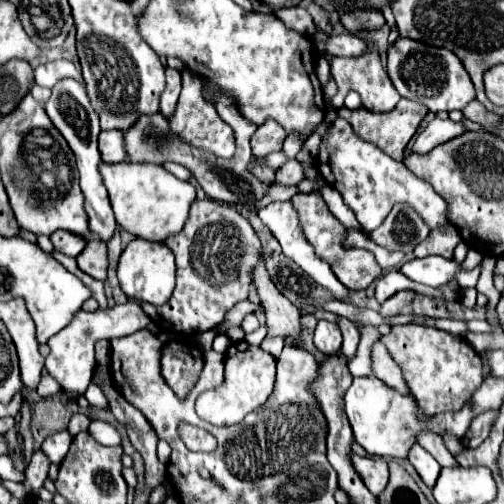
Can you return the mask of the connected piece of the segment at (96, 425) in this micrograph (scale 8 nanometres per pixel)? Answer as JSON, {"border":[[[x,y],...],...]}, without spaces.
{"border":[[[91,422],[91,435],[97,442],[101,444],[107,444],[107,446],[115,446],[115,444],[121,444],[121,438],[119,438],[119,432],[107,424],[107,422]]]}

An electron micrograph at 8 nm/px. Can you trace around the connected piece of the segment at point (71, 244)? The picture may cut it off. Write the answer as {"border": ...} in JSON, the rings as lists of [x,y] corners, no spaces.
{"border":[[[57,230],[49,238],[51,238],[55,250],[59,250],[59,252],[63,252],[67,256],[79,256],[79,252],[87,244],[87,242],[83,242],[83,238],[79,238],[79,234],[67,234],[65,230]]]}

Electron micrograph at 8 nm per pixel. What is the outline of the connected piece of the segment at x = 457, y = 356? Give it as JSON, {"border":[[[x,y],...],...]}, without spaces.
{"border":[[[409,324],[393,326],[389,334],[381,337],[381,342],[401,368],[405,382],[409,382],[409,392],[427,416],[459,410],[483,382],[483,362],[463,336],[453,336],[433,326]]]}

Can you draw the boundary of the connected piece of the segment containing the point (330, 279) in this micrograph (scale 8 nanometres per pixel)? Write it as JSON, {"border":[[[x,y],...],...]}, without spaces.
{"border":[[[271,202],[271,204],[267,206],[267,210],[259,210],[259,218],[261,218],[263,224],[273,232],[273,236],[279,240],[283,252],[285,252],[291,260],[295,260],[319,286],[327,288],[337,300],[345,300],[345,296],[347,296],[349,290],[337,280],[337,276],[333,274],[333,270],[329,268],[329,264],[315,256],[311,244],[309,244],[309,242],[305,240],[305,236],[303,236],[303,230],[301,230],[301,226],[299,226],[299,218],[297,218],[297,214],[295,214],[291,202]]]}

